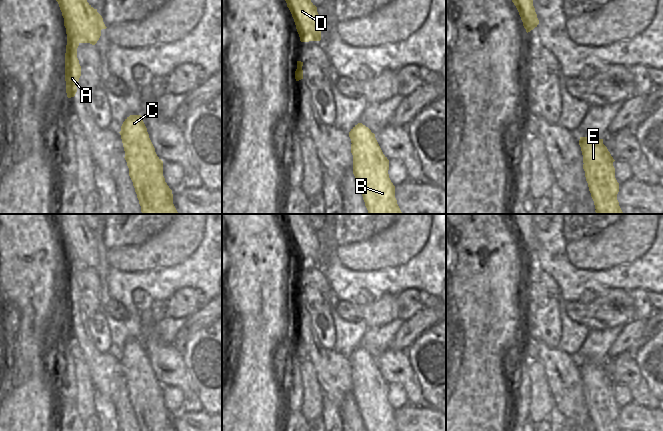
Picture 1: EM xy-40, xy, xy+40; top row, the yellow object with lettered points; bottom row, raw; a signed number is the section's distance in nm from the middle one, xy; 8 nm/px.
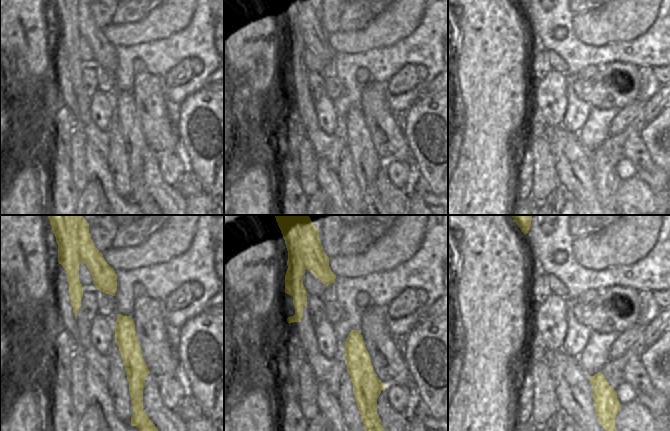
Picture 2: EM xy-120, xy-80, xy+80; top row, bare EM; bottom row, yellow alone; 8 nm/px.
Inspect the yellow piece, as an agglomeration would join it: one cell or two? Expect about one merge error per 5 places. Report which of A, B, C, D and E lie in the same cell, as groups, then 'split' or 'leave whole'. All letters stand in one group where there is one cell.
A / B C D E; split

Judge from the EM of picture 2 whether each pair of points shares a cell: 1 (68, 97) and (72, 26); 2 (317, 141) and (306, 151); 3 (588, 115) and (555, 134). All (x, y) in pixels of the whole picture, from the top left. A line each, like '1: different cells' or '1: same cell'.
1: different cells
2: different cells
3: different cells

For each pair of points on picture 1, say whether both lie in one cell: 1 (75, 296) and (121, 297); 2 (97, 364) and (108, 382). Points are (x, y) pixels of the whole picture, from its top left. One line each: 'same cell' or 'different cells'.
1: different cells
2: same cell

